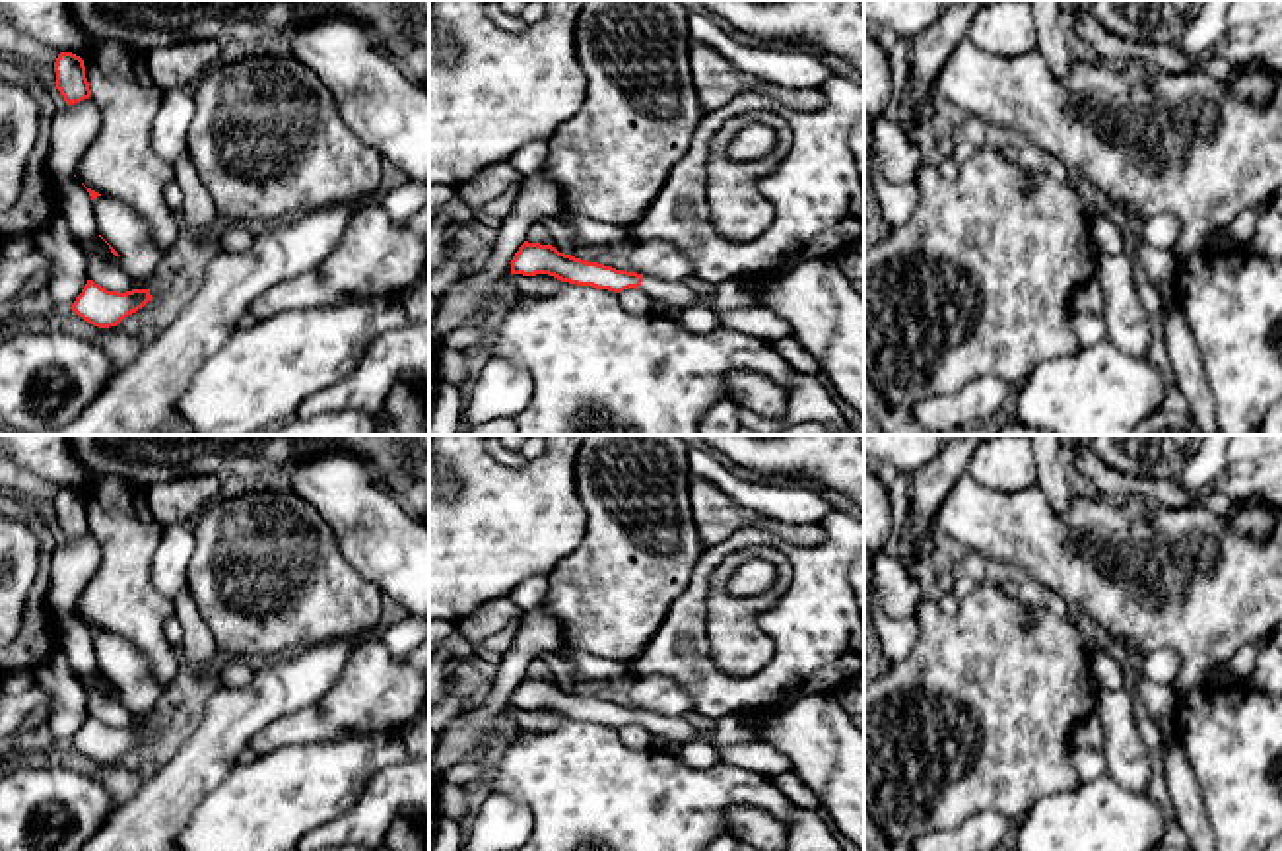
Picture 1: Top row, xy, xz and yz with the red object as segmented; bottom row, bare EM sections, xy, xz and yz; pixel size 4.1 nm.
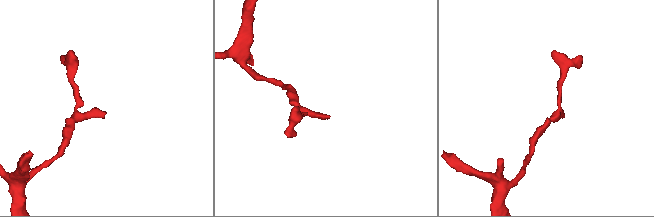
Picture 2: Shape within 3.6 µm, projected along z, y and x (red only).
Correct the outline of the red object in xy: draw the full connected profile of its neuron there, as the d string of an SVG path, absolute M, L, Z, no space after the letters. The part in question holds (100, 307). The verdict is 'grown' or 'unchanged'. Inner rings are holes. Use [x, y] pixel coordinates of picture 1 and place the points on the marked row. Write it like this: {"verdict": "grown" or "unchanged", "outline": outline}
{"verdict": "unchanged", "outline": "M87 280L70 309L93 326L109 328L142 309L148 301L152 301L150 289L118 293Z"}

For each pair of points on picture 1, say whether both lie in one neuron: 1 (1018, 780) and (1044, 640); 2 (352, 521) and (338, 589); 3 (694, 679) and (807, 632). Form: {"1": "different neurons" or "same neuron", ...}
{"1": "same neuron", "2": "different neurons", "3": "same neuron"}

